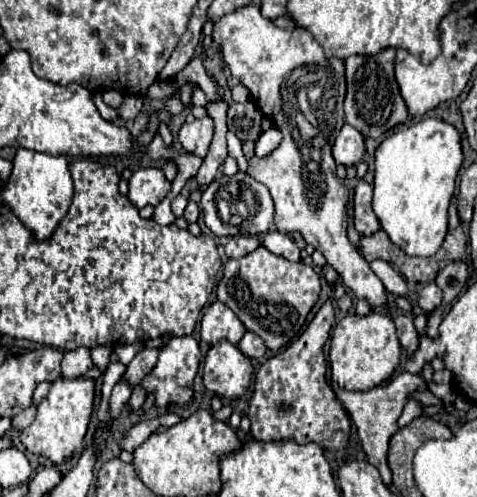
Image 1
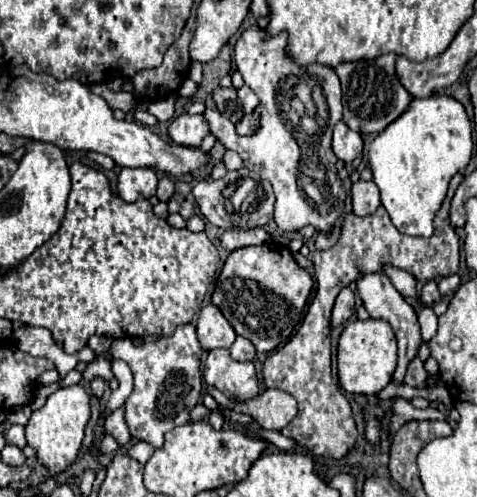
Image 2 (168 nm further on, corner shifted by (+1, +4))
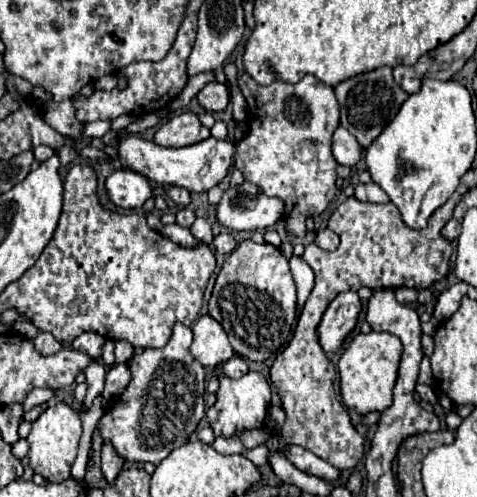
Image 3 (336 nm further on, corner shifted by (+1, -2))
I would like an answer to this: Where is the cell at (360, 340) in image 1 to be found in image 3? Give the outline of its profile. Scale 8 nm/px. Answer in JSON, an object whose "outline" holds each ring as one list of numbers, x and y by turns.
{"outline":[[369,332,357,334,343,350,339,358,339,378,341,396,347,408,367,414,373,410,383,412,393,398,393,386,397,380,397,368,401,360,401,340,389,332]]}

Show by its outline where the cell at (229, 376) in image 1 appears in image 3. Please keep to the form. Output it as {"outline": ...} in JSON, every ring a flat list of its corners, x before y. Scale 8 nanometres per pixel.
{"outline":[[223,366,215,368,215,374,219,378,219,390,217,390,217,402,207,410,207,420,217,436,231,436,241,434,243,430,263,426,267,418,267,410,271,404,271,388,269,382,259,372,247,372,241,378,227,378,223,374]]}

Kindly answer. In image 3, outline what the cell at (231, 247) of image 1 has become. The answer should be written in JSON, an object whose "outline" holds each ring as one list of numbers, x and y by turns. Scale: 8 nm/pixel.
{"outline":[[219,234,219,236,213,238,213,246,215,246,215,250,219,254,231,254,235,250,237,242,235,242,235,238,231,234]]}

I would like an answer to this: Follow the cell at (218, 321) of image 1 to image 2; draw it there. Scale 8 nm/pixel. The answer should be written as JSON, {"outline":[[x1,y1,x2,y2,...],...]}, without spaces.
{"outline":[[207,304,201,308,197,318,197,340,201,342,203,350,231,348,231,344,235,342,235,336,237,336,235,330,219,312,217,306]]}

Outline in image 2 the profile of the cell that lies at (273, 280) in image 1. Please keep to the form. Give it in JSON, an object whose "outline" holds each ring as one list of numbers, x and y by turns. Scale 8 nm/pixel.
{"outline":[[267,240,265,244,245,246,229,254,211,300,239,336,251,340,257,352,269,354,289,342,301,320,311,288,311,274,297,266,289,248,275,240]]}

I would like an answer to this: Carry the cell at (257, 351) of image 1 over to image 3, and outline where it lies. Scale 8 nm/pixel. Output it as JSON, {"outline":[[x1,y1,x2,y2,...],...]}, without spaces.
{"outline":[[235,354,233,358,229,358,229,360,225,362,223,370,225,370,225,374,231,376,231,378,241,378,249,368,247,368,247,360,245,360,243,356]]}

